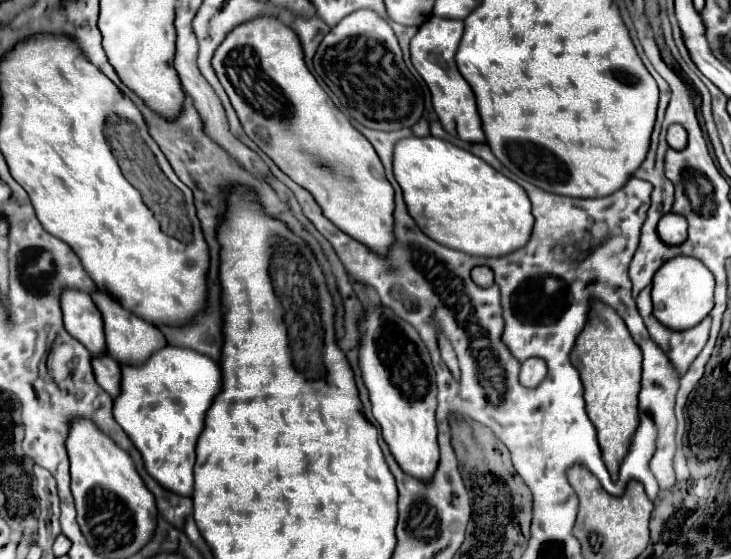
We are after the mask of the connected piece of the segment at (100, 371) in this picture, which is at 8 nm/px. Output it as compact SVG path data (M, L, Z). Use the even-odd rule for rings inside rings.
M104 355L100 359L92 359L92 367L94 367L94 375L96 375L98 385L110 397L120 395L120 375L122 375L122 367L110 355Z

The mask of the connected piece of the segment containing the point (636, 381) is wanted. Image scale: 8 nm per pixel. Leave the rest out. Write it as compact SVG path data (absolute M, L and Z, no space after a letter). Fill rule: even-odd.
M596 303L590 311L590 321L584 333L578 337L578 343L572 349L570 357L584 385L586 413L598 431L602 459L606 463L608 473L616 481L620 463L624 461L624 455L628 455L632 431L640 425L638 393L642 379L642 351L630 337L618 313L602 303Z

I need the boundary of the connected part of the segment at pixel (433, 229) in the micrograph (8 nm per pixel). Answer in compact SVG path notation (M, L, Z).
M408 137L396 143L394 177L420 231L436 243L472 257L500 257L524 247L532 233L526 191L480 157L438 137Z

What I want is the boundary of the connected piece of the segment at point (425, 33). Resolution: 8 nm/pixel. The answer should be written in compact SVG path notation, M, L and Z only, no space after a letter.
M442 17L428 19L410 41L410 59L412 59L414 69L422 75L422 79L426 81L426 85L432 93L432 105L434 105L434 111L436 111L444 131L448 131L450 135L454 135L462 141L482 143L484 133L480 127L474 93L454 63L454 55L456 55L458 43L462 39L462 31L464 31L462 20L442 19Z

